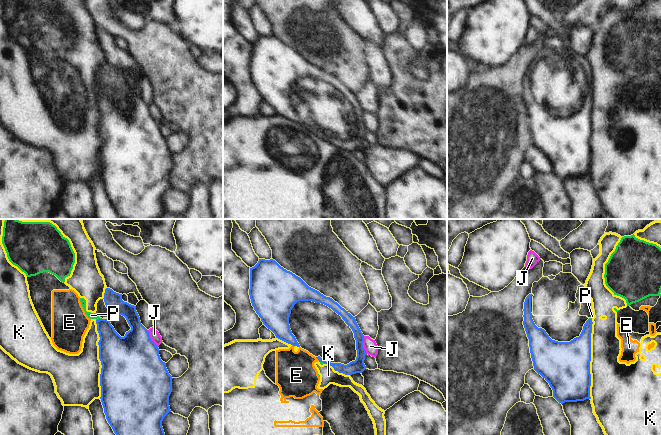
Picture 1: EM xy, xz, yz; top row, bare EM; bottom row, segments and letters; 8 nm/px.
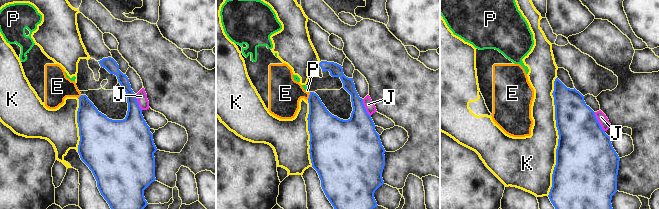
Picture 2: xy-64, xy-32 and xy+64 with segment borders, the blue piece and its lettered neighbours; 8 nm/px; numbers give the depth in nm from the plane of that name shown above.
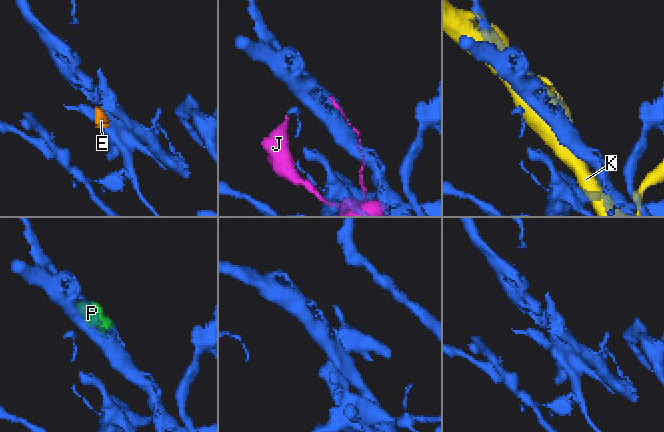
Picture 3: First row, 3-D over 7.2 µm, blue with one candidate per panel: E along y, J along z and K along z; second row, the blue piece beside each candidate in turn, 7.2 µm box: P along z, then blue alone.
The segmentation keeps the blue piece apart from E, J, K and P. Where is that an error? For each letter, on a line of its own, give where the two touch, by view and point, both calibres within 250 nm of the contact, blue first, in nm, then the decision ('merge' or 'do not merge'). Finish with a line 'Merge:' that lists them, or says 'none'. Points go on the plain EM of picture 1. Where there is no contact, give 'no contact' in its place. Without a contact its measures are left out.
E: xz (317, 134) | 80/320 nm | do not merge
J: xz (362, 121) | 110/100 nm | do not merge
K: yz (590, 135) | 380/340 nm | do not merge
P: xy (99, 95) | 220/50 nm | do not merge
Merge: none

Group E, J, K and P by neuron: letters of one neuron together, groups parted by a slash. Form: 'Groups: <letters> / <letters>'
Groups: E K P / J

